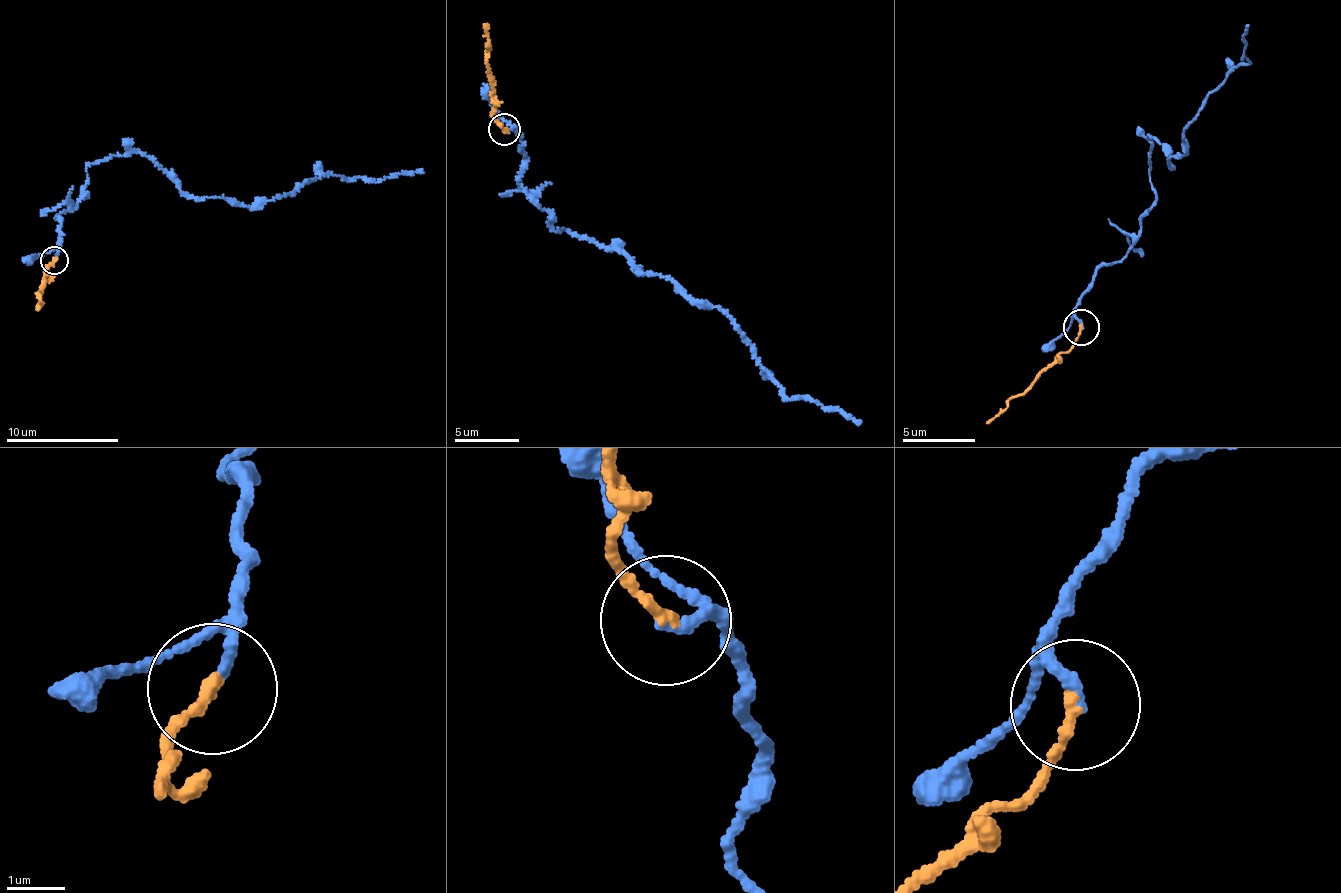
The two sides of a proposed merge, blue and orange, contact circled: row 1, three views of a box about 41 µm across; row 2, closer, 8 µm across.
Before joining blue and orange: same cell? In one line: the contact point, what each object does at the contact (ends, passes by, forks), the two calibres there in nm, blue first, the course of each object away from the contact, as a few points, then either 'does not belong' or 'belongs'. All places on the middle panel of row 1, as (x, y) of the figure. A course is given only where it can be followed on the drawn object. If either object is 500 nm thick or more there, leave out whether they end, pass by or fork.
at (504, 129); blue ends there; orange ends there; 180 nm thick on the blue side, 200 nm on the other; blue runs (503, 128), (517, 130), (523, 191), (553, 227), (719, 309), (790, 400), (818, 401), (860, 423); orange runs (503, 128), (488, 73), (487, 24); belongs

